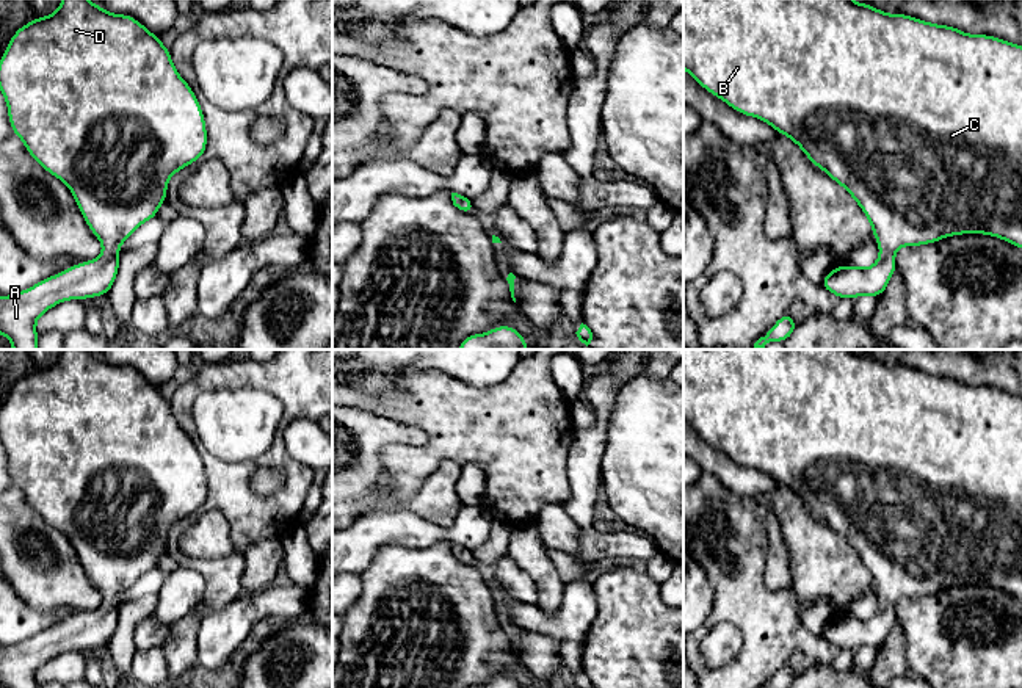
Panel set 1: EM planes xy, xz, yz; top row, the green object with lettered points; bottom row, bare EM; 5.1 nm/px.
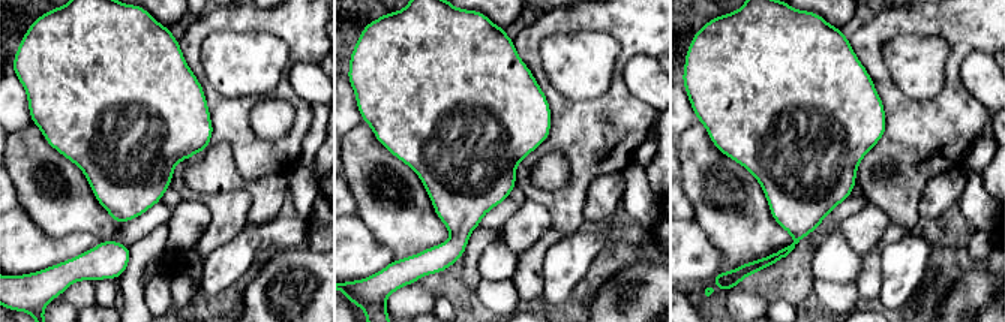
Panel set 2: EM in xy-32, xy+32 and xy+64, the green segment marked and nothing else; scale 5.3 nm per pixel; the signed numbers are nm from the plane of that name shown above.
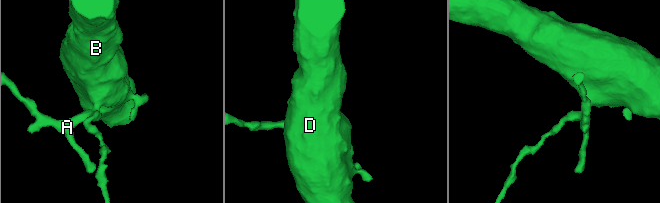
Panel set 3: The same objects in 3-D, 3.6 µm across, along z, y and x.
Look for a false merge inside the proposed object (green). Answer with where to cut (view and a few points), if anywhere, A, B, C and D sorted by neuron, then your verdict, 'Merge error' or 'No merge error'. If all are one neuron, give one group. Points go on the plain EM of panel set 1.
No split. Groups: A B C D. No merge error

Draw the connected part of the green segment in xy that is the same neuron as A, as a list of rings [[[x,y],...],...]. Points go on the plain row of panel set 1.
[[[63,349],[58,360],[45,368],[36,368],[22,376],[11,389],[5,404],[0,409],[0,442],[5,447],[8,458],[8,470],[13,486],[24,492],[27,503],[52,527],[60,530],[71,541],[80,564],[91,583],[99,589],[103,603],[92,611],[82,613],[66,619],[60,625],[53,625],[39,632],[33,638],[16,646],[0,647],[0,686],[5,688],[38,688],[36,672],[49,660],[63,652],[89,650],[94,647],[108,646],[119,622],[121,596],[146,572],[157,567],[161,555],[166,553],[168,531],[180,520],[198,512],[207,498],[207,480],[201,454],[190,436],[177,423],[169,400],[166,400],[160,387],[152,386],[143,375],[129,365],[111,365],[100,356],[91,354],[86,349]]]

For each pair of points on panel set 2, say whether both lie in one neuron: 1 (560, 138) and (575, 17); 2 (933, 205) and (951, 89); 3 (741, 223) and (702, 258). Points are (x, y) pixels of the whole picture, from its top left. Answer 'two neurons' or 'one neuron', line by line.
1: one neuron
2: two neurons
3: two neurons

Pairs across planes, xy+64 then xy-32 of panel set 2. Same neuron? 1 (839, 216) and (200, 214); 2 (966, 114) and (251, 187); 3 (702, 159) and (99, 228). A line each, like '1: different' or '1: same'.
1: different
2: different
3: same

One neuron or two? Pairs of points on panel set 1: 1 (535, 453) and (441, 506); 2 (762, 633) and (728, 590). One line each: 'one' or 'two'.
1: two
2: one

